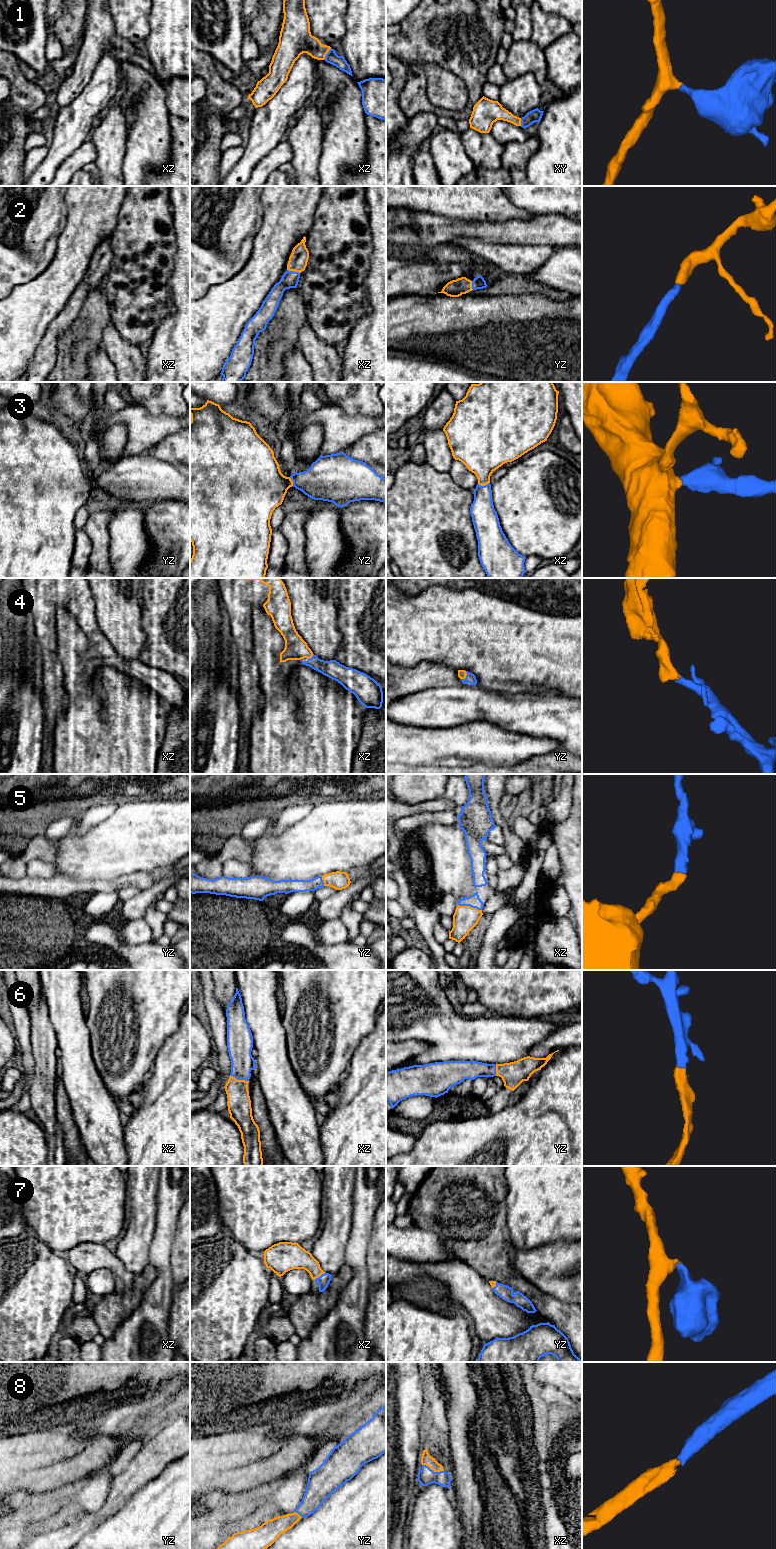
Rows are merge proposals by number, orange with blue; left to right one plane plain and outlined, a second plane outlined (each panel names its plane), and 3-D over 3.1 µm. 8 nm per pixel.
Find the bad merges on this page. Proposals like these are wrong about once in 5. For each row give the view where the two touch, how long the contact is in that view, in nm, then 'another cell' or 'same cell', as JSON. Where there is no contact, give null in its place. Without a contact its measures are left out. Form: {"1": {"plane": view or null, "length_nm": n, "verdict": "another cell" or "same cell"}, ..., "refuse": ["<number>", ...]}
{"1": {"plane": "xz", "length_nm": 120, "verdict": "same cell"}, "2": {"plane": "xz", "length_nm": 110, "verdict": "same cell"}, "3": {"plane": "xz", "length_nm": 100, "verdict": "same cell"}, "4": {"plane": "yz", "length_nm": 80, "verdict": "same cell"}, "5": {"plane": "xz", "length_nm": 200, "verdict": "same cell"}, "6": {"plane": "xz", "length_nm": 150, "verdict": "same cell"}, "7": {"plane": "xz", "length_nm": 120, "verdict": "same cell"}, "8": {"plane": "xz", "length_nm": 190, "verdict": "same cell"}, "refuse": []}

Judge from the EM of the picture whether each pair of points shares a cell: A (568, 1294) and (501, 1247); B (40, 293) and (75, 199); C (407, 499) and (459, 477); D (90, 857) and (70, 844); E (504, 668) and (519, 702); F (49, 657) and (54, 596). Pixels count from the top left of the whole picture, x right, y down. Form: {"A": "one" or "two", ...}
{"A": "two", "B": "one", "C": "two", "D": "one", "E": "two", "F": "one"}

